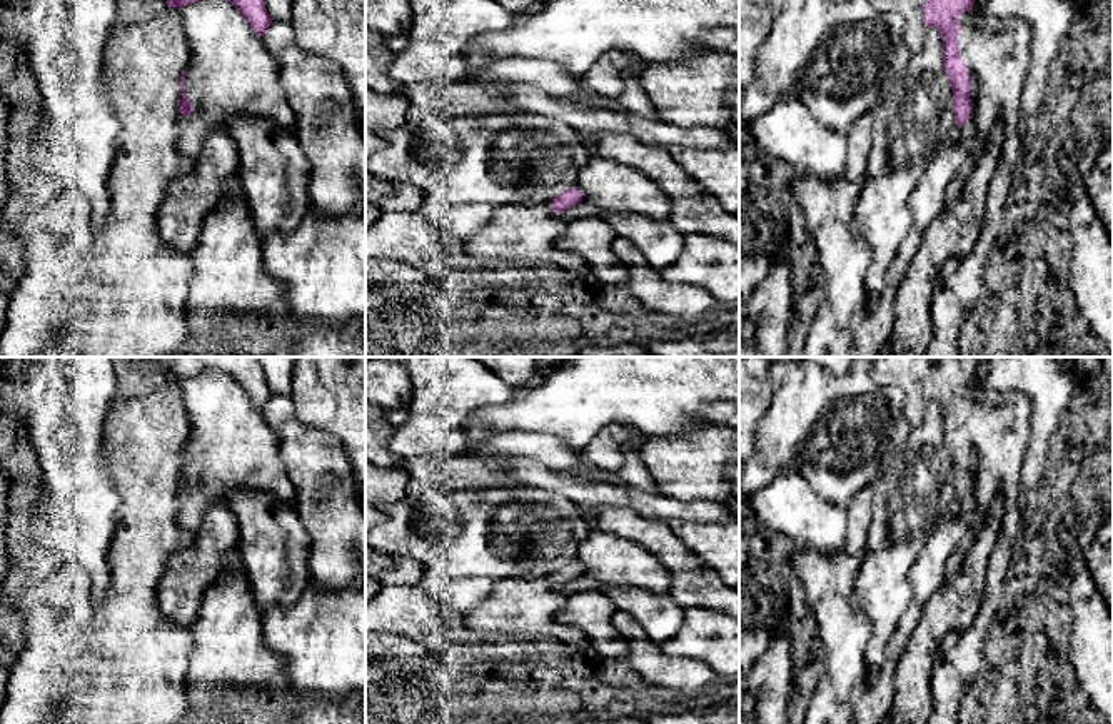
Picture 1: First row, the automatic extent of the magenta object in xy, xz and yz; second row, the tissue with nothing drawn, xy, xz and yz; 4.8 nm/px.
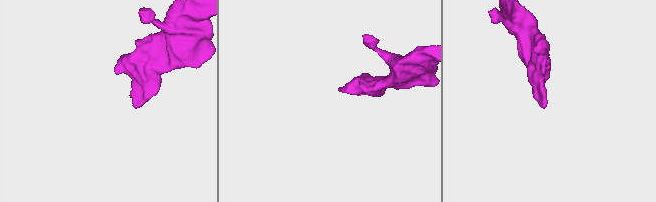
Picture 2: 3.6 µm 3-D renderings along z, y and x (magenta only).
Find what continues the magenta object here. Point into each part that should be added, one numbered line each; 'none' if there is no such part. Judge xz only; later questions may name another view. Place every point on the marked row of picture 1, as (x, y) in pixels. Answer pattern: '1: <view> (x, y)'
none

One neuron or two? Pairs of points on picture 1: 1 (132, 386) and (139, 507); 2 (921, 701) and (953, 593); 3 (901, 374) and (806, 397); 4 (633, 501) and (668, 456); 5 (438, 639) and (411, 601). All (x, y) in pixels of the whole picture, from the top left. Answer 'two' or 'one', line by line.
1: two
2: one
3: two
4: two
5: one

